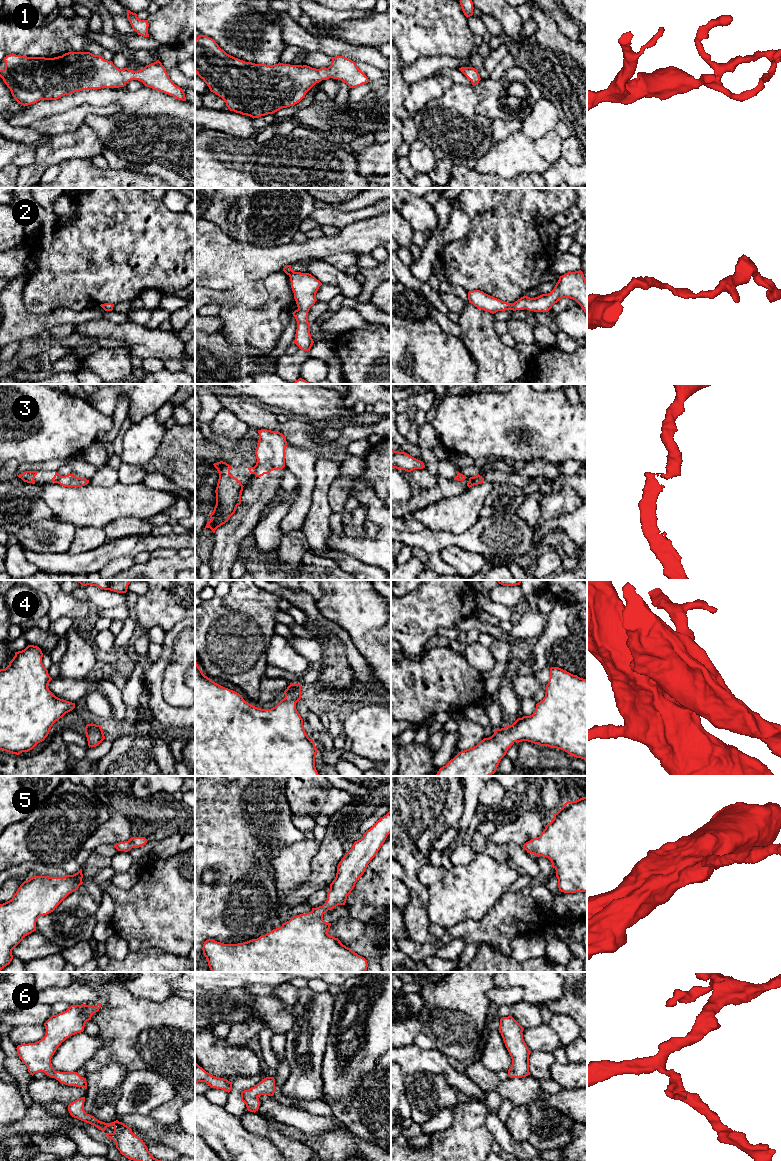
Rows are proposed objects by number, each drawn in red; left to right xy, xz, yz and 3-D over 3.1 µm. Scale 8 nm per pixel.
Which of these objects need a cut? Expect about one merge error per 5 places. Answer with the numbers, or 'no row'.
3

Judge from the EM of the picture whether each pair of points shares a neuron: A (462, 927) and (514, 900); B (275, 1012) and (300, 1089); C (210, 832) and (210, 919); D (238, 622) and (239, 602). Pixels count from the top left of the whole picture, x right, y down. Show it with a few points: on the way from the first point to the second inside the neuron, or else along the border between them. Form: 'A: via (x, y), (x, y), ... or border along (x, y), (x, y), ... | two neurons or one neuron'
A: via (475, 927), (487, 927), (501, 913) | one neuron
B: border along (291, 1010), (293, 1025), (285, 1033) | two neurons
C: via (225, 854), (225, 897) | one neuron
D: via (239, 617), (239, 607) | one neuron

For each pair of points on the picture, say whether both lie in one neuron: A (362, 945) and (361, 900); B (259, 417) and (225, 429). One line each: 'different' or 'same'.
A: different
B: different

